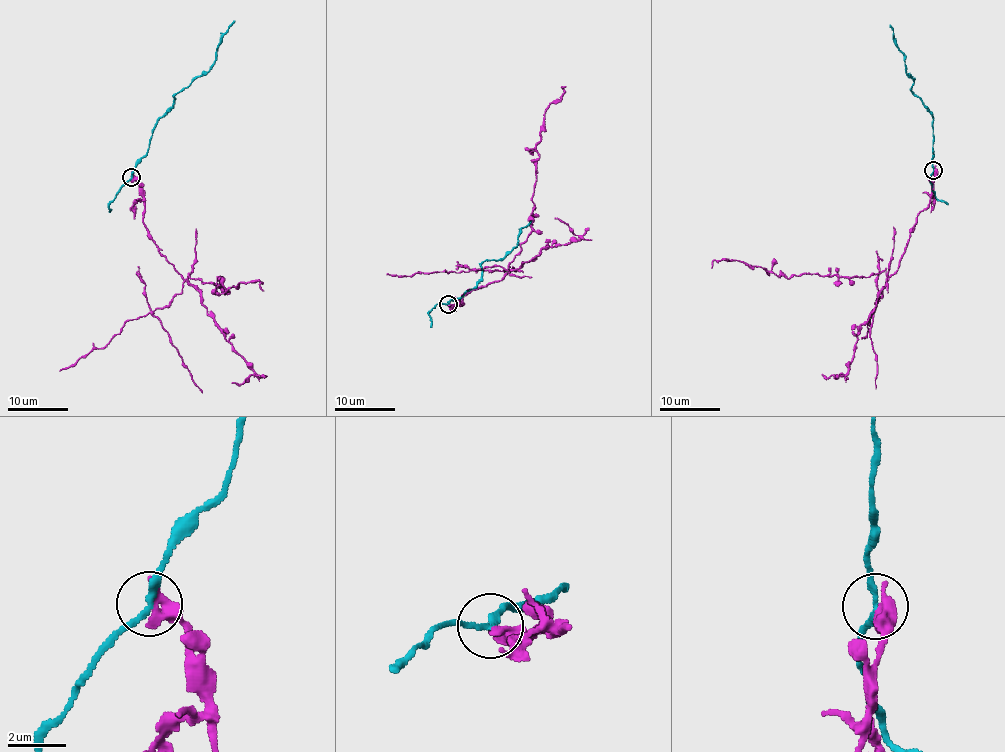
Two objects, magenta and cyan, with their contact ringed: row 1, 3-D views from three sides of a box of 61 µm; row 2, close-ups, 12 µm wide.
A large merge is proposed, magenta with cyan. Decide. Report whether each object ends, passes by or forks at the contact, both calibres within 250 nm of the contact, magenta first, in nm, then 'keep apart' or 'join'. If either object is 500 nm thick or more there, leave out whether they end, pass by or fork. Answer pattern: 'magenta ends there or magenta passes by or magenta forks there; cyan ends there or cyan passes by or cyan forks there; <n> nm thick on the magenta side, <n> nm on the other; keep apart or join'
500 nm thick on the magenta side, 180 nm on the other; keep apart

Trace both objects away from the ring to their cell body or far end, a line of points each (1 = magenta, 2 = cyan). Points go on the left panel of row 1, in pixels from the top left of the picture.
1: (132, 176), (138, 182), (147, 234), (184, 280), (220, 285), (226, 293), (238, 283), (262, 281), (264, 290)
2: (131, 177), (135, 163), (149, 147), (152, 129), (172, 106), (178, 93), (208, 70), (222, 35), (234, 20)

